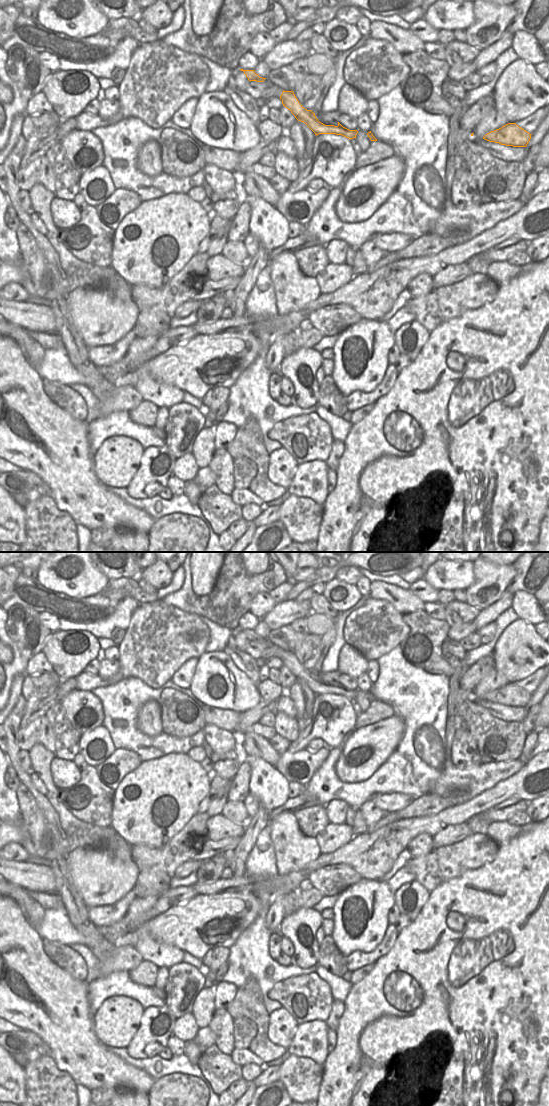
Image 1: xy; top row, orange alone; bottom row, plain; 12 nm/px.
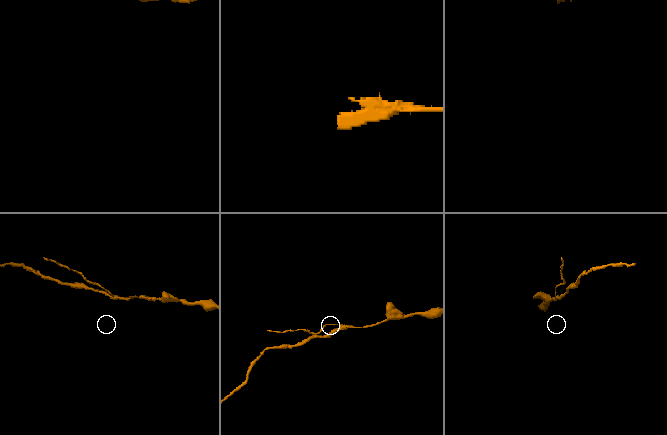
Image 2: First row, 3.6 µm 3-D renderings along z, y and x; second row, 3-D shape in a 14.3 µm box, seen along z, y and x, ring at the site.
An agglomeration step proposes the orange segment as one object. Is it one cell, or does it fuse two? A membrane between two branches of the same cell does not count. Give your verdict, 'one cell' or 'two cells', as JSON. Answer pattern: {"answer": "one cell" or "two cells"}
{"answer": "two cells"}

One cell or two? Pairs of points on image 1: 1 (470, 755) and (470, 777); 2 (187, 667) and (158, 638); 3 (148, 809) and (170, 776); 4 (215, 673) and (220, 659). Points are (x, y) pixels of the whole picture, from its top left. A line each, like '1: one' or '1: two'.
1: two
2: two
3: one
4: one

